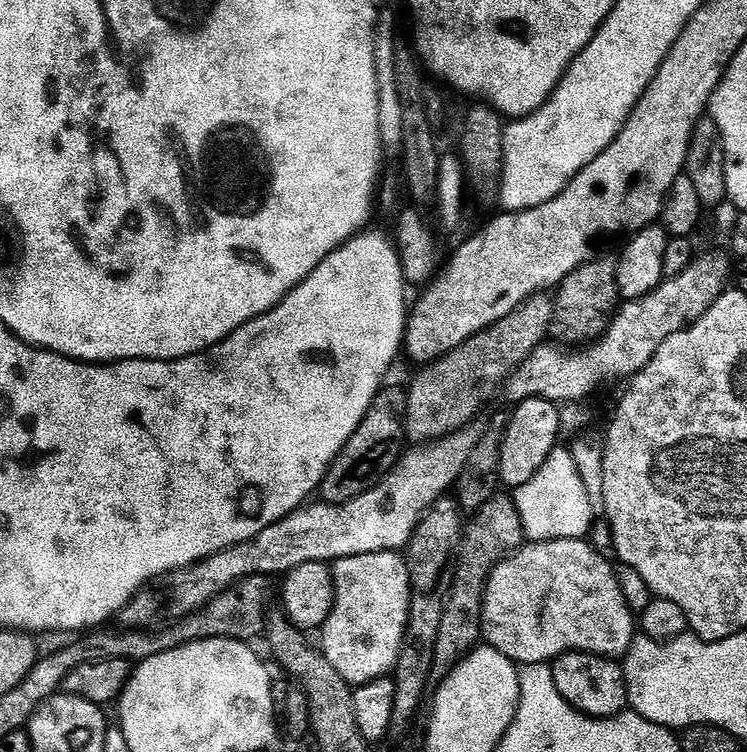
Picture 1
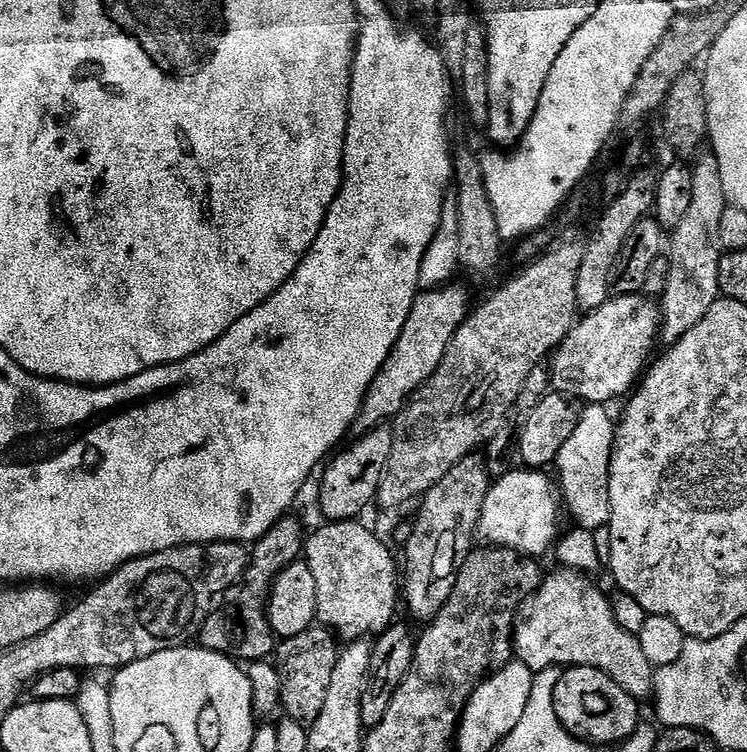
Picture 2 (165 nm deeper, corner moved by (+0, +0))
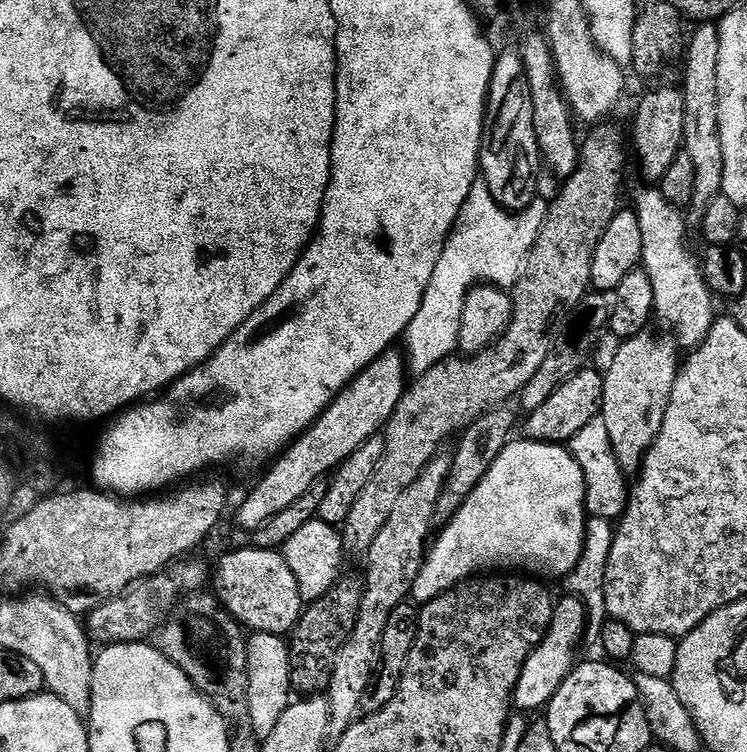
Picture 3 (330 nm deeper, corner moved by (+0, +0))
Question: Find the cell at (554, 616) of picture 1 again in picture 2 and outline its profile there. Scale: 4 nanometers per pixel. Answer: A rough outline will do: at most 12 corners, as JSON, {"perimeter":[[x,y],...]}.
{"perimeter":[[561,567],[520,607],[515,659],[593,668],[638,702],[652,663],[612,601]]}

